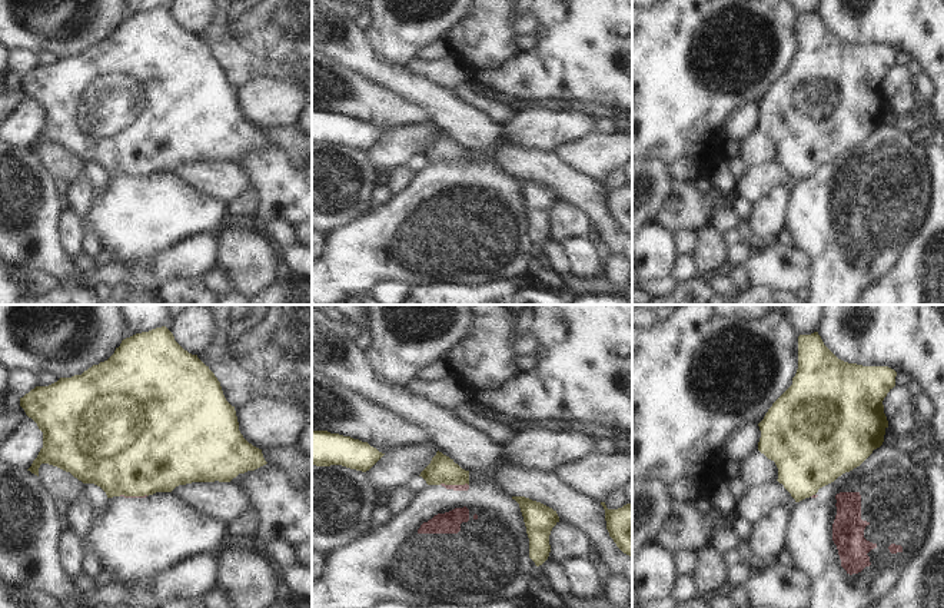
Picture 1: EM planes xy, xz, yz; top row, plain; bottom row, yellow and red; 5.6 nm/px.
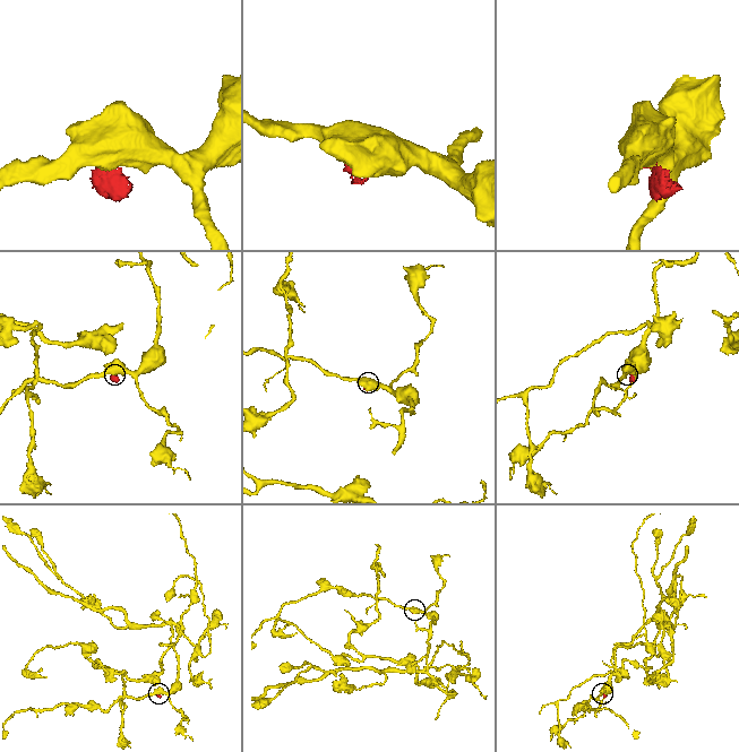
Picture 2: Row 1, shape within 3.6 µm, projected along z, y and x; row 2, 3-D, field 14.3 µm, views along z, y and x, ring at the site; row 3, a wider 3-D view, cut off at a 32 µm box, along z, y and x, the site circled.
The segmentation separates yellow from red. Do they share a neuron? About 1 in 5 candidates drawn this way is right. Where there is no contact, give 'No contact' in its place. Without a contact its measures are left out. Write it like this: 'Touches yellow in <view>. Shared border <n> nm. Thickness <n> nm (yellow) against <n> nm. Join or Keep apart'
Touches yellow in xz. Shared border 170 nm. Thickness 160 nm (yellow) against 40 nm. Keep apart.

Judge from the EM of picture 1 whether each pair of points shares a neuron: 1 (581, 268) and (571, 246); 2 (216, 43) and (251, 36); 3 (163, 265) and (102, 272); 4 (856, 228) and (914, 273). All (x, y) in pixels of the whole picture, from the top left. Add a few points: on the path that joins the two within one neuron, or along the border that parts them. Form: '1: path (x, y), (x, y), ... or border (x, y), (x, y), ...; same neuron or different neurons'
1: path (581, 262), (581, 256), (577, 252); same neuron
2: path (225, 40), (235, 40), (242, 36); same neuron
3: path (148, 268), (118, 272); same neuron
4: border (917, 233), (897, 262), (873, 283); different neurons

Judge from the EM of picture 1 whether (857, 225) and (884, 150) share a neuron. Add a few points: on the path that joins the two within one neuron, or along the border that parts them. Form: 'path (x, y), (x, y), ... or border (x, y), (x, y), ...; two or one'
path (866, 206), (884, 186), (884, 169); one

